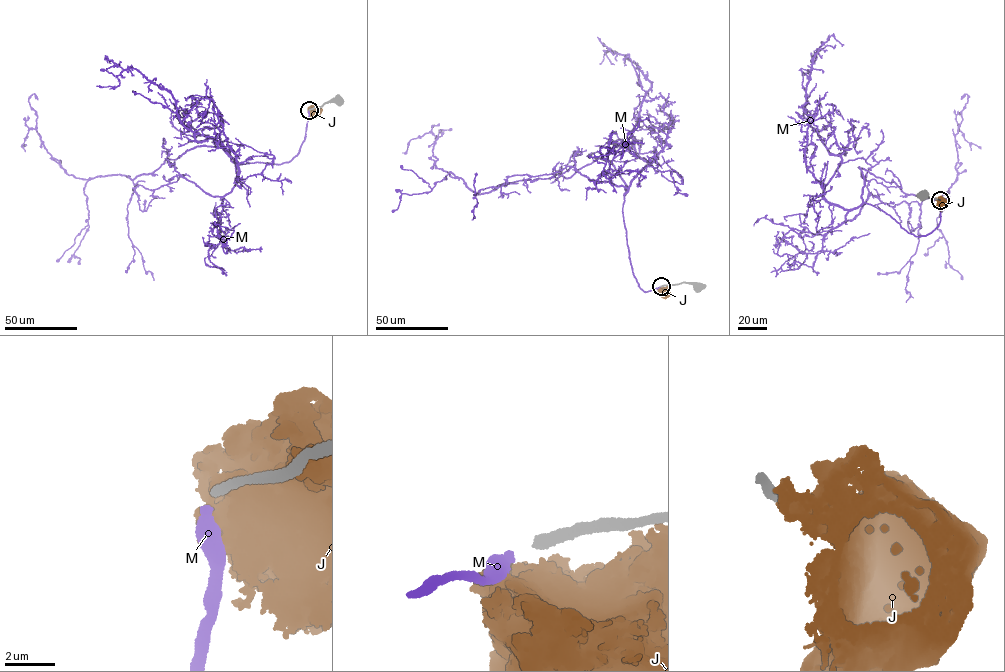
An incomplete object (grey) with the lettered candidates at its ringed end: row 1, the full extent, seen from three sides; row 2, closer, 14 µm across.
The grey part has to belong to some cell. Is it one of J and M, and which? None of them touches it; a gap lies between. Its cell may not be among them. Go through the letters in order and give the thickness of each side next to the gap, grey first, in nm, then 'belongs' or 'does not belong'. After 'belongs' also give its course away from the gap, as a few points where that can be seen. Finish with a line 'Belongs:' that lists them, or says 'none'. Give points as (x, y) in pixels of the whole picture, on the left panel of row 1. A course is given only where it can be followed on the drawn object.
J: 360 nm thick on the grey side, 600 nm on the other; does not belong
M: 360 nm thick on the grey side, 380 nm on the other; belongs; it runs (309, 110), (287, 162), (236, 165), (196, 146), (132, 179), (87, 179), (47, 151), (37, 99)
Belongs: M

